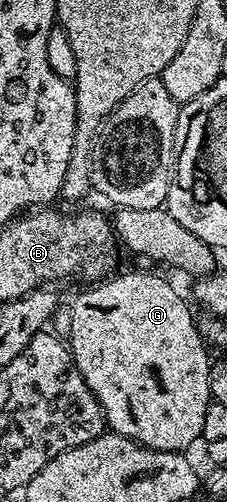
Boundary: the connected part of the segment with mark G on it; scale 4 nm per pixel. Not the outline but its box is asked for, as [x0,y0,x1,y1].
[72,272,210,452]

